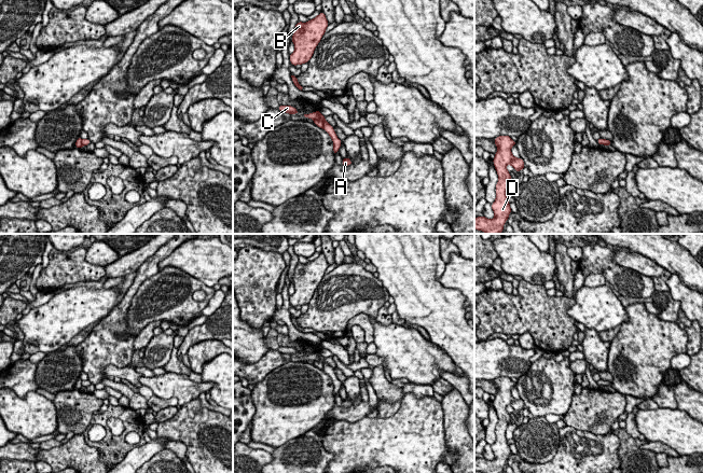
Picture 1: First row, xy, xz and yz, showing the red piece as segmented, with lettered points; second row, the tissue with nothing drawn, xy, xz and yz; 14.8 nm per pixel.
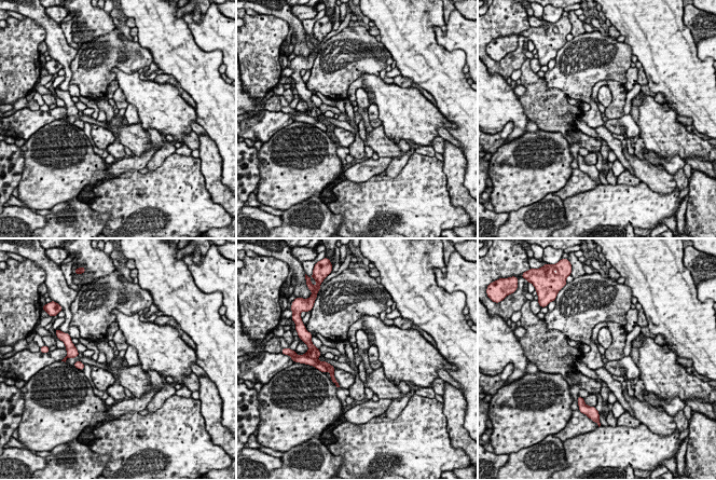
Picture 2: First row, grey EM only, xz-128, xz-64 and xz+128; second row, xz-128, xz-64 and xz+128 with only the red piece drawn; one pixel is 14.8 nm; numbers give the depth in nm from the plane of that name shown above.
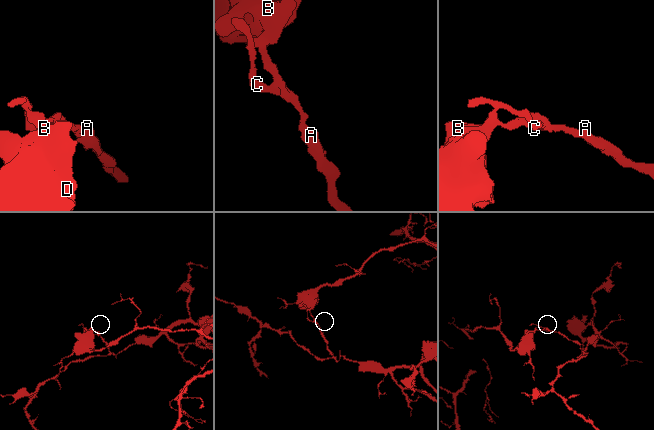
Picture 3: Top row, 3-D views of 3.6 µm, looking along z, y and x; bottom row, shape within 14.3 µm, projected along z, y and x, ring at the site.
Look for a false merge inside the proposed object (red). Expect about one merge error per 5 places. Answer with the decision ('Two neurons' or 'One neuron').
Two neurons

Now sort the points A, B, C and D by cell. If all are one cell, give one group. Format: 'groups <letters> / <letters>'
groups A C / B D

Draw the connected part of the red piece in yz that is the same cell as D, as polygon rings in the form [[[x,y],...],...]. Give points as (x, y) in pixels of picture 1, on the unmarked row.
[[[499,377],[494,380],[498,389],[493,401],[495,411],[498,416],[496,426],[496,441],[492,446],[495,459],[477,458],[474,460],[474,471],[482,473],[502,473],[504,467],[511,455],[510,445],[506,437],[506,430],[511,421],[507,406],[510,405],[515,413],[522,413],[525,408],[524,402],[512,397],[511,389],[516,386],[510,377]]]

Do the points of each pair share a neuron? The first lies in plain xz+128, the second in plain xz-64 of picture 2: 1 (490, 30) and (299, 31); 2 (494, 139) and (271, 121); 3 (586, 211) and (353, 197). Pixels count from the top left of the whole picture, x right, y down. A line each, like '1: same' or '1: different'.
1: different
2: same
3: same

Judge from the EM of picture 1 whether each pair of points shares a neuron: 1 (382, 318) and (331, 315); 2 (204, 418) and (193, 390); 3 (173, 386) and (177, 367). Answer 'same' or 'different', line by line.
1: different
2: different
3: different

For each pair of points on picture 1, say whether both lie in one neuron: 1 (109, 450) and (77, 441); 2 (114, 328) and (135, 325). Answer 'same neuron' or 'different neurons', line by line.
1: different neurons
2: different neurons

